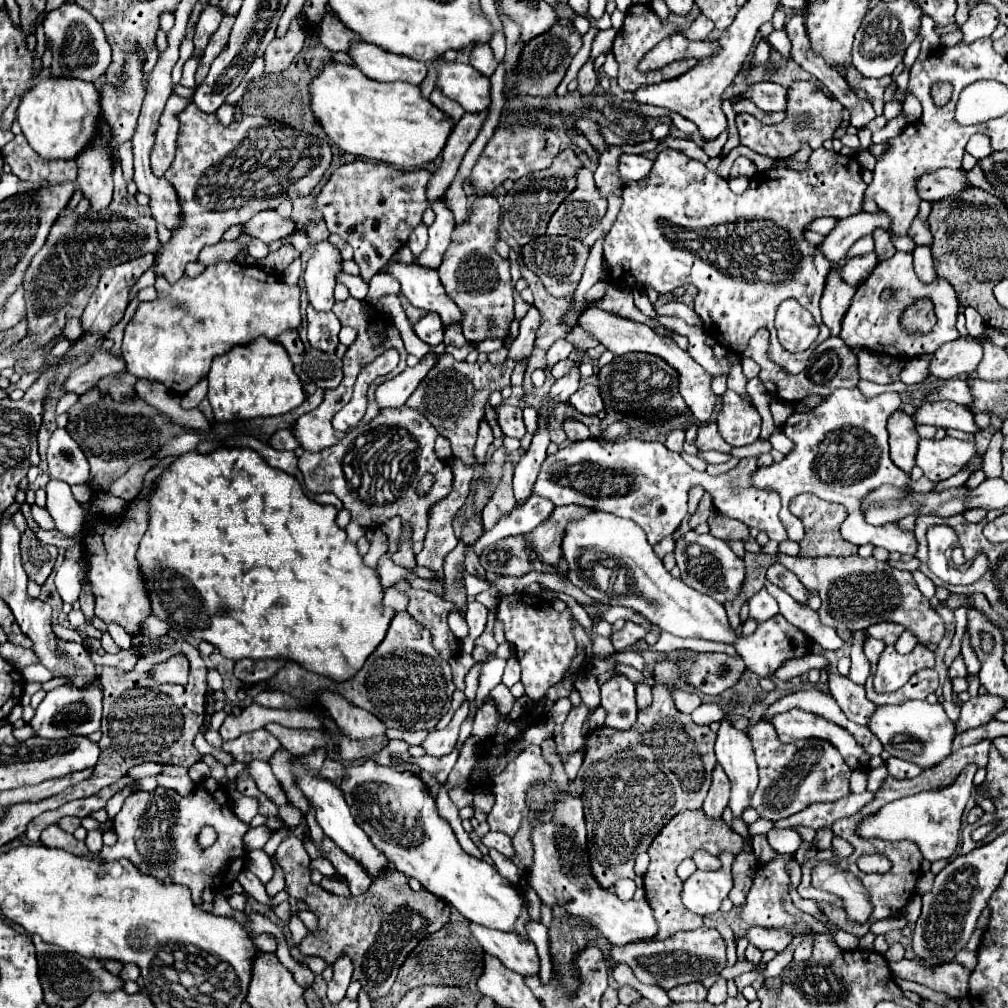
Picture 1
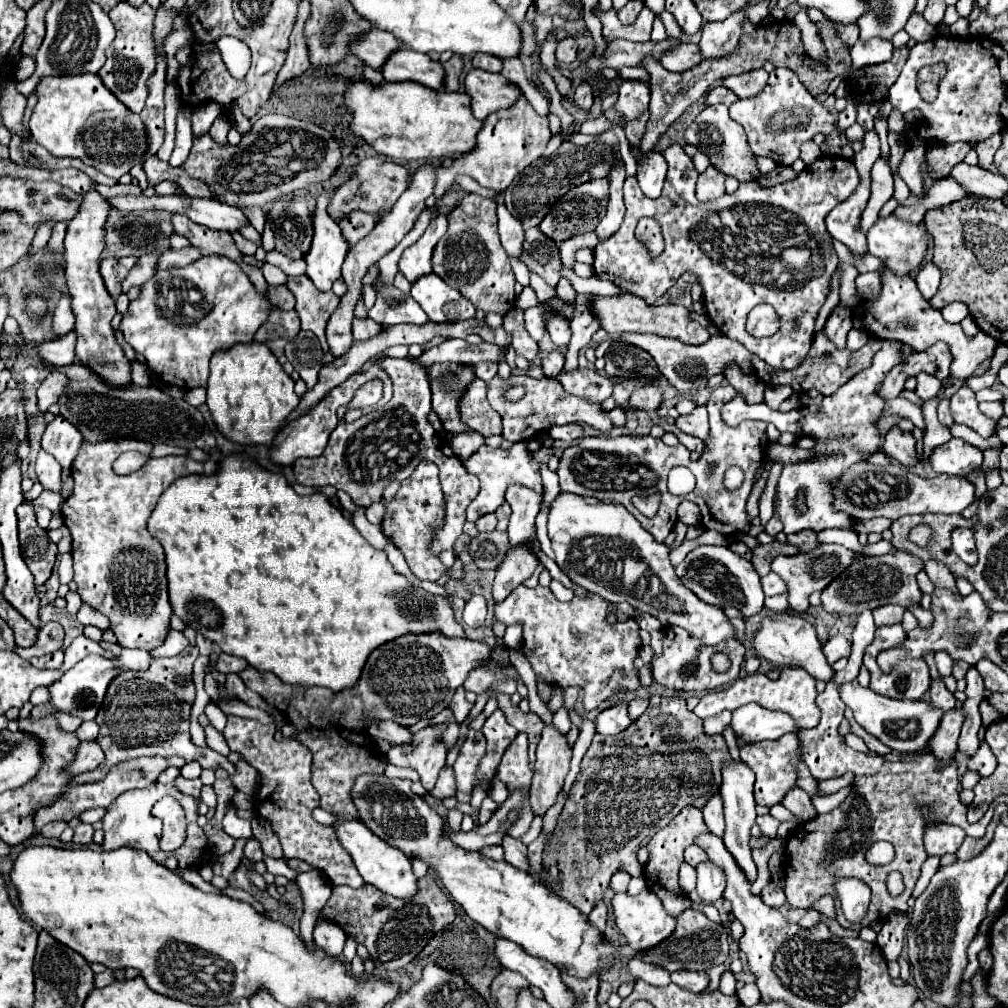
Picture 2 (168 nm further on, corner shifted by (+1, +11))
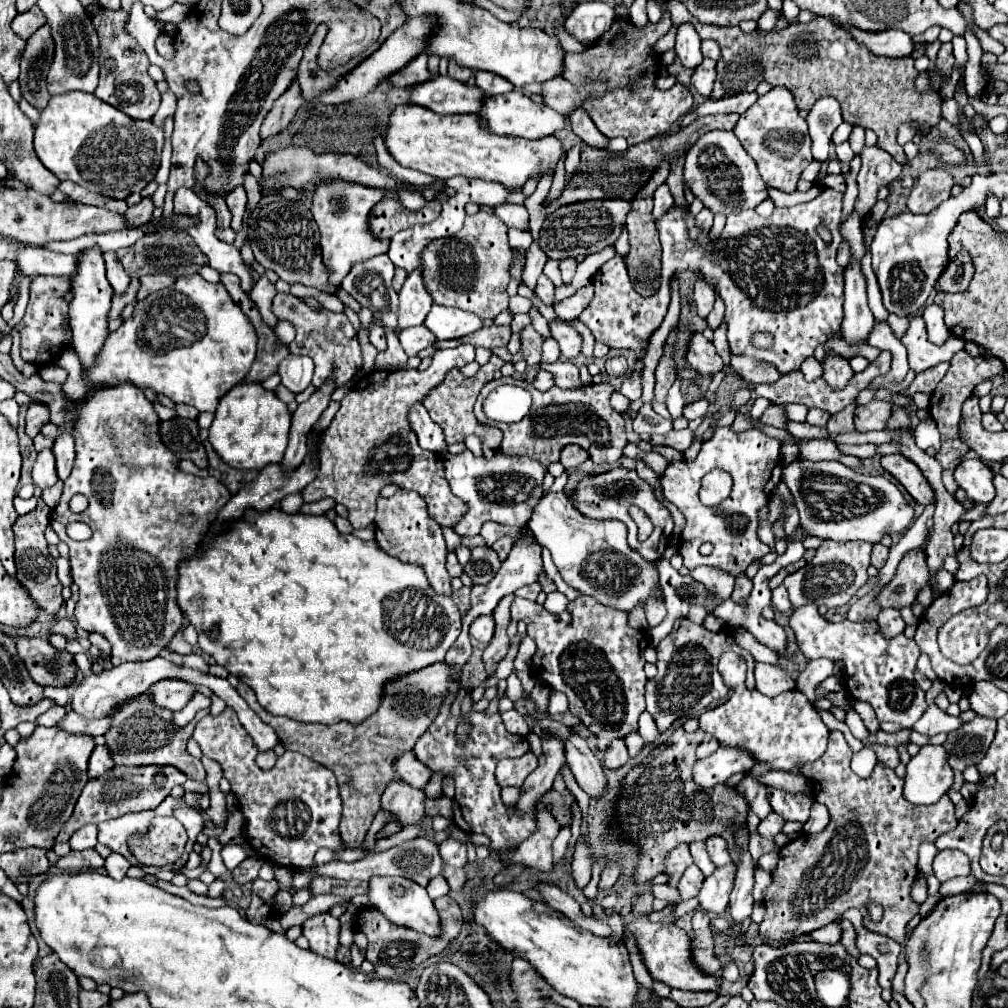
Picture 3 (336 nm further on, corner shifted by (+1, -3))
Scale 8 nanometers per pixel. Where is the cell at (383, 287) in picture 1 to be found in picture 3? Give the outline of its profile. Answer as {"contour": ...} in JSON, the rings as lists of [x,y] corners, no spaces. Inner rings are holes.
{"contour":[[[417,267],[407,275],[407,281],[399,291],[399,331],[421,325],[431,305],[433,299],[429,299],[429,293],[421,283],[421,267]]]}

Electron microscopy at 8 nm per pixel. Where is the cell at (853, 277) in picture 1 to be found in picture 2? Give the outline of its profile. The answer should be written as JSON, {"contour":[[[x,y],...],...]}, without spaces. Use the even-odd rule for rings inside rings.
{"contour":[[[893,213],[885,219],[879,217],[875,221],[875,225],[867,231],[866,241],[869,245],[869,253],[883,259],[887,269],[891,269],[899,277],[903,277],[903,275],[915,277],[919,267],[925,263],[925,255],[927,255],[927,247],[929,247],[929,235],[921,223],[909,223],[909,221],[897,219]]]}

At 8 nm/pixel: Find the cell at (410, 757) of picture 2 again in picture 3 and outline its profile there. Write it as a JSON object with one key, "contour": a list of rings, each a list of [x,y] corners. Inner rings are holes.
{"contour":[[[395,779],[383,793],[381,807],[397,815],[403,825],[413,825],[425,817],[427,795],[423,789],[411,787],[403,779]]]}

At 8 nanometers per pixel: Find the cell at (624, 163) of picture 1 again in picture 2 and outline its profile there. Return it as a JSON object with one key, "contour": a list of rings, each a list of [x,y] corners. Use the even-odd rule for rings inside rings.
{"contour":[[[659,151],[649,153],[643,161],[637,165],[637,181],[645,197],[657,199],[661,195],[663,183],[665,183],[665,173],[667,173],[667,161]]]}

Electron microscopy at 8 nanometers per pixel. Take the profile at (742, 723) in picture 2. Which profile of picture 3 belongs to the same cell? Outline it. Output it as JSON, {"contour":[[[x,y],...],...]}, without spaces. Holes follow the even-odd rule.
{"contour":[[[721,745],[711,757],[699,759],[693,769],[693,779],[699,787],[709,789],[717,783],[727,781],[735,773],[745,773],[755,765],[757,759],[749,755],[743,747],[725,747]]]}

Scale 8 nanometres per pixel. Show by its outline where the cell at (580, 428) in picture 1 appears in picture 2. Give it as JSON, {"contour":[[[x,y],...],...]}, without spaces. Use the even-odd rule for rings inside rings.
{"contour":[[[577,423],[565,425],[565,427],[553,427],[553,429],[549,431],[549,435],[551,435],[553,439],[557,439],[557,441],[573,443],[573,441],[577,441],[577,439],[583,437],[583,427],[577,425]]]}

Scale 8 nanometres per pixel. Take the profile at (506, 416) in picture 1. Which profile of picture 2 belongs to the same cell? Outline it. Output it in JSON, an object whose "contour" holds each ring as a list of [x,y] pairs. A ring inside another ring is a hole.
{"contour":[[[511,373],[511,377],[505,381],[499,375],[495,375],[493,381],[487,383],[487,401],[503,417],[503,439],[507,439],[511,443],[529,441],[529,439],[535,439],[537,435],[541,437],[541,435],[549,433],[549,429],[555,425],[569,425],[569,423],[589,425],[603,435],[607,435],[615,427],[613,421],[607,417],[607,411],[601,407],[601,403],[591,403],[589,399],[567,393],[557,379],[547,379],[547,377],[531,379],[523,373]],[[511,385],[523,385],[527,389],[525,397],[517,403],[507,403],[501,397],[503,389],[511,387]]]}

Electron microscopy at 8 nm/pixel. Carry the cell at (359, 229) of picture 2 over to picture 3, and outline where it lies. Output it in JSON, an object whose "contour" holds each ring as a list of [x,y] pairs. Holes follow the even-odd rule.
{"contour":[[[383,199],[369,213],[369,231],[379,235],[379,239],[391,239],[401,229],[437,219],[439,211],[441,205],[425,205],[421,211],[407,211],[397,199]]]}

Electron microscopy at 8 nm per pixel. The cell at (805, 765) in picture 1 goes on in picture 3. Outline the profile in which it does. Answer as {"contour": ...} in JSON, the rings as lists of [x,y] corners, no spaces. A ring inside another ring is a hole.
{"contour":[[[757,763],[751,771],[747,771],[747,775],[743,777],[743,781],[737,785],[737,791],[747,799],[747,803],[751,805],[753,813],[759,819],[765,819],[773,809],[769,807],[769,799],[767,799],[767,785],[763,785],[757,777],[763,773],[769,773],[771,767],[761,767],[761,763]]]}

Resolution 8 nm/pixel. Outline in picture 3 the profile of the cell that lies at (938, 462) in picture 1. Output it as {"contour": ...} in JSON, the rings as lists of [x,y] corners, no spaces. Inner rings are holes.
{"contour":[[[963,459],[955,469],[957,485],[975,503],[989,503],[995,497],[993,473],[981,459]]]}

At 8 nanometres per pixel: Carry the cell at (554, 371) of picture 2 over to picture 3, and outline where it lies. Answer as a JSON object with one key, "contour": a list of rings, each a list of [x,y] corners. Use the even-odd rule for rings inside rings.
{"contour":[[[539,369],[537,377],[535,377],[535,381],[533,381],[533,387],[535,387],[537,391],[549,391],[553,385],[555,385],[555,383],[553,383],[553,375],[549,375],[549,371]]]}

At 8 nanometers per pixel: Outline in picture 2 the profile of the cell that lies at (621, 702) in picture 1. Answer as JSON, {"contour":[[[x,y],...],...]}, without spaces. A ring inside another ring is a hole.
{"contour":[[[623,703],[605,709],[597,715],[597,733],[601,735],[617,735],[625,731],[631,725],[631,719],[627,715],[627,707]]]}

